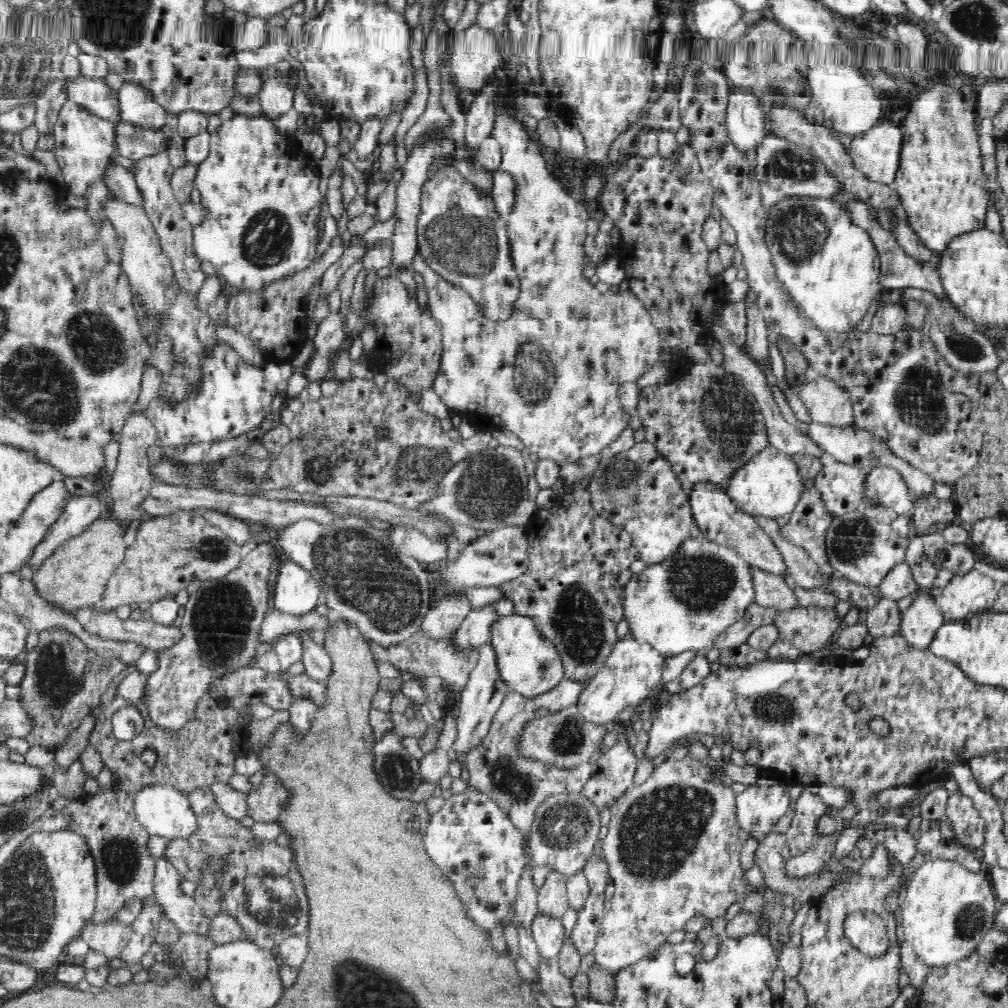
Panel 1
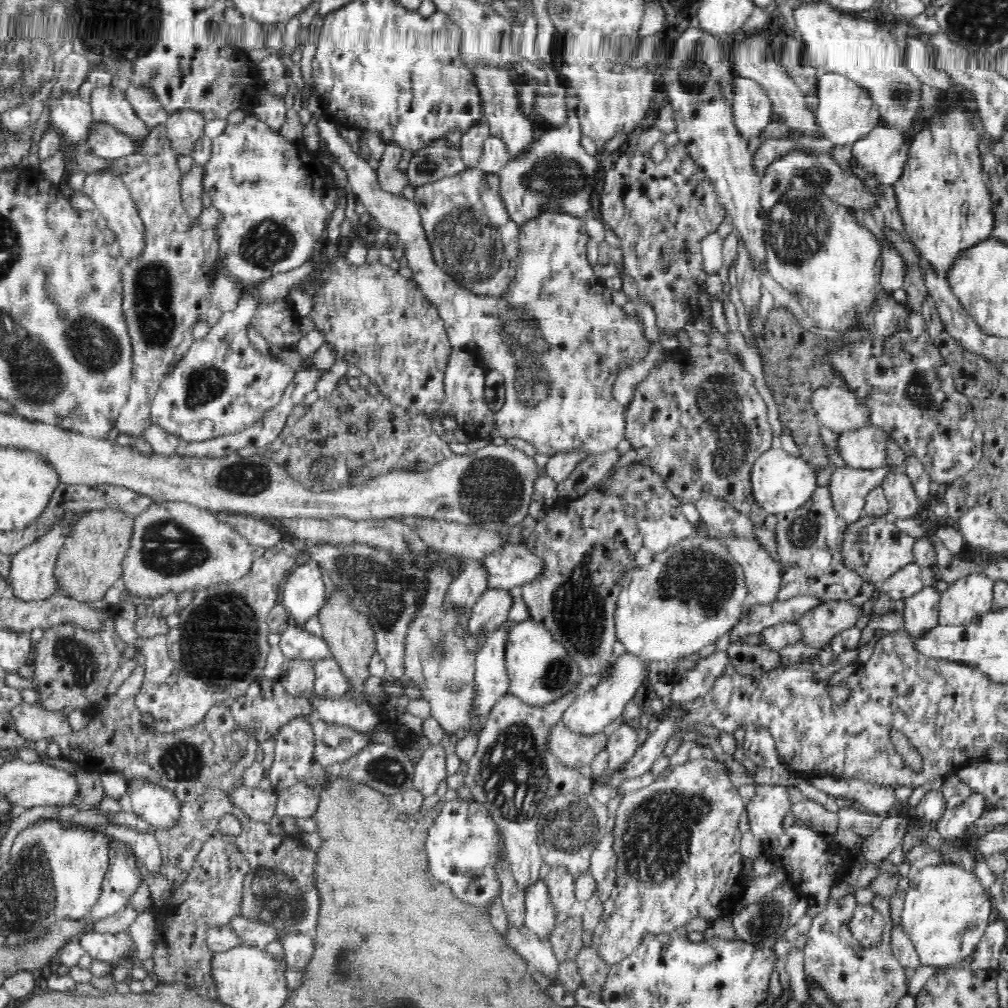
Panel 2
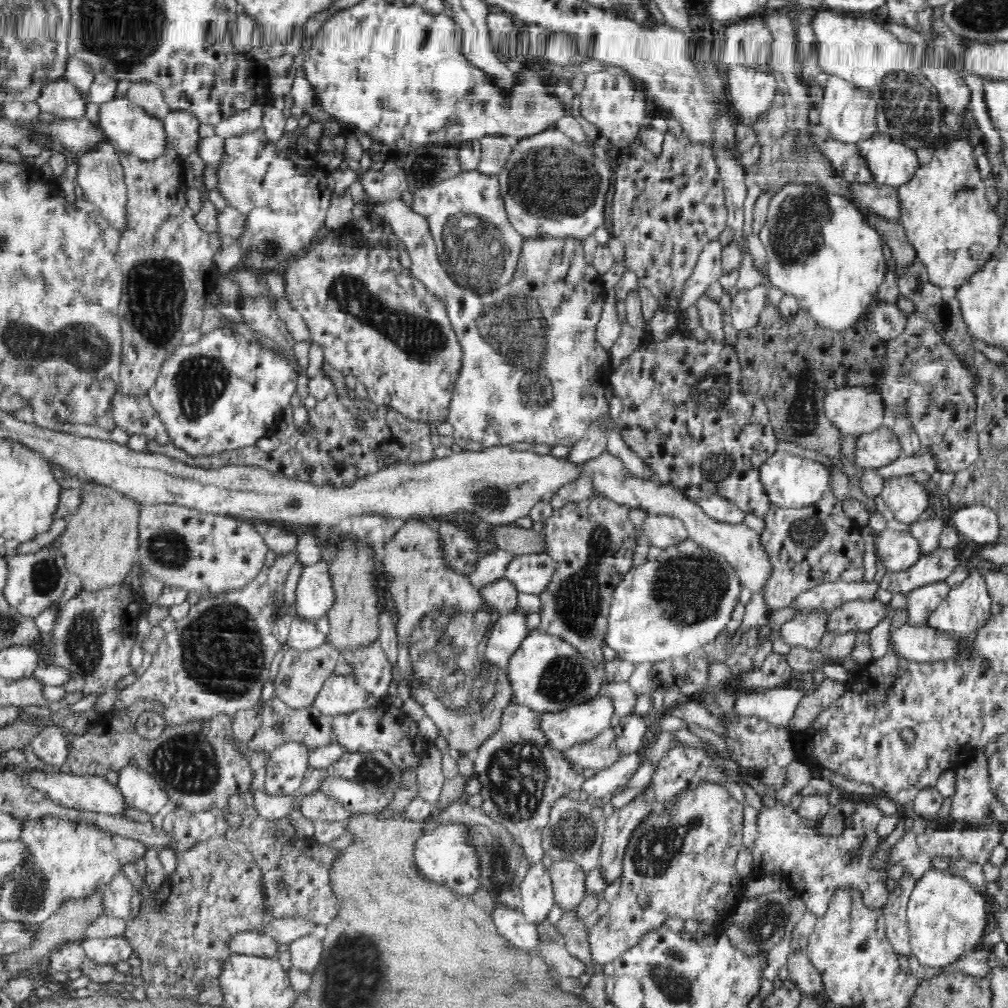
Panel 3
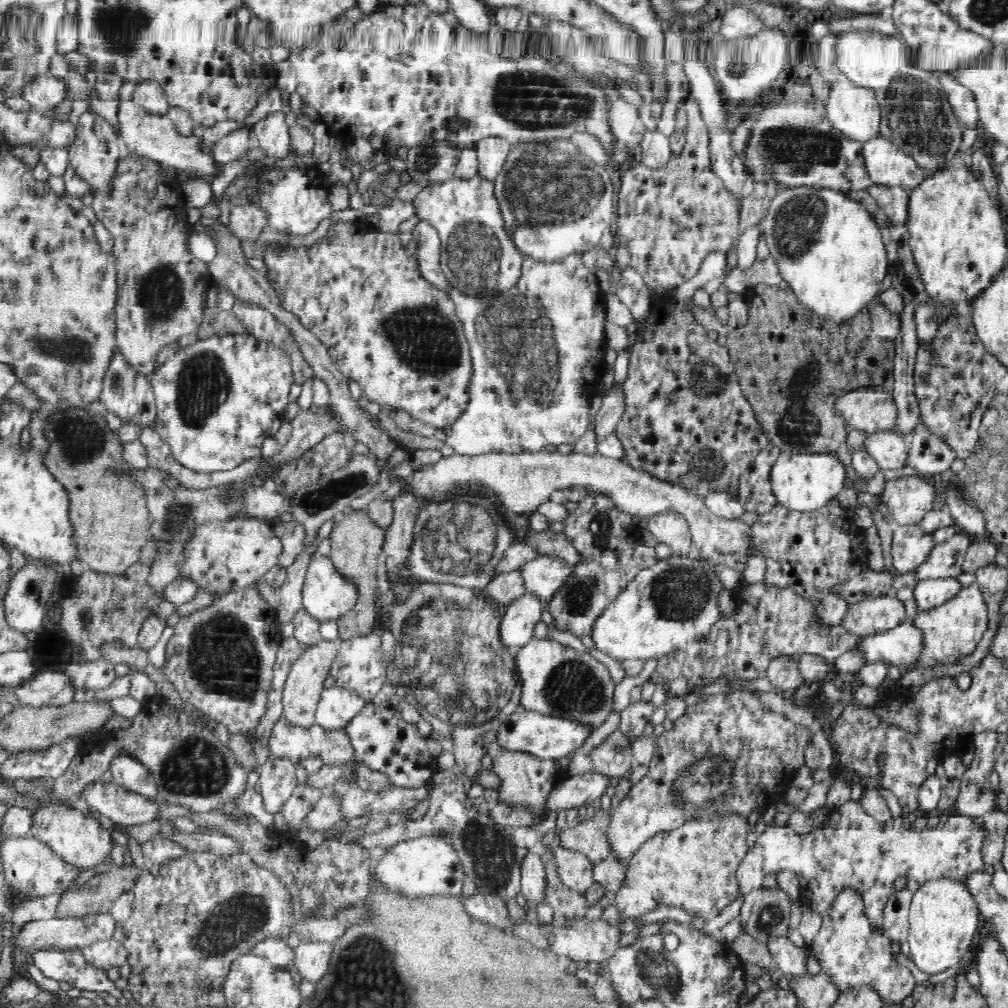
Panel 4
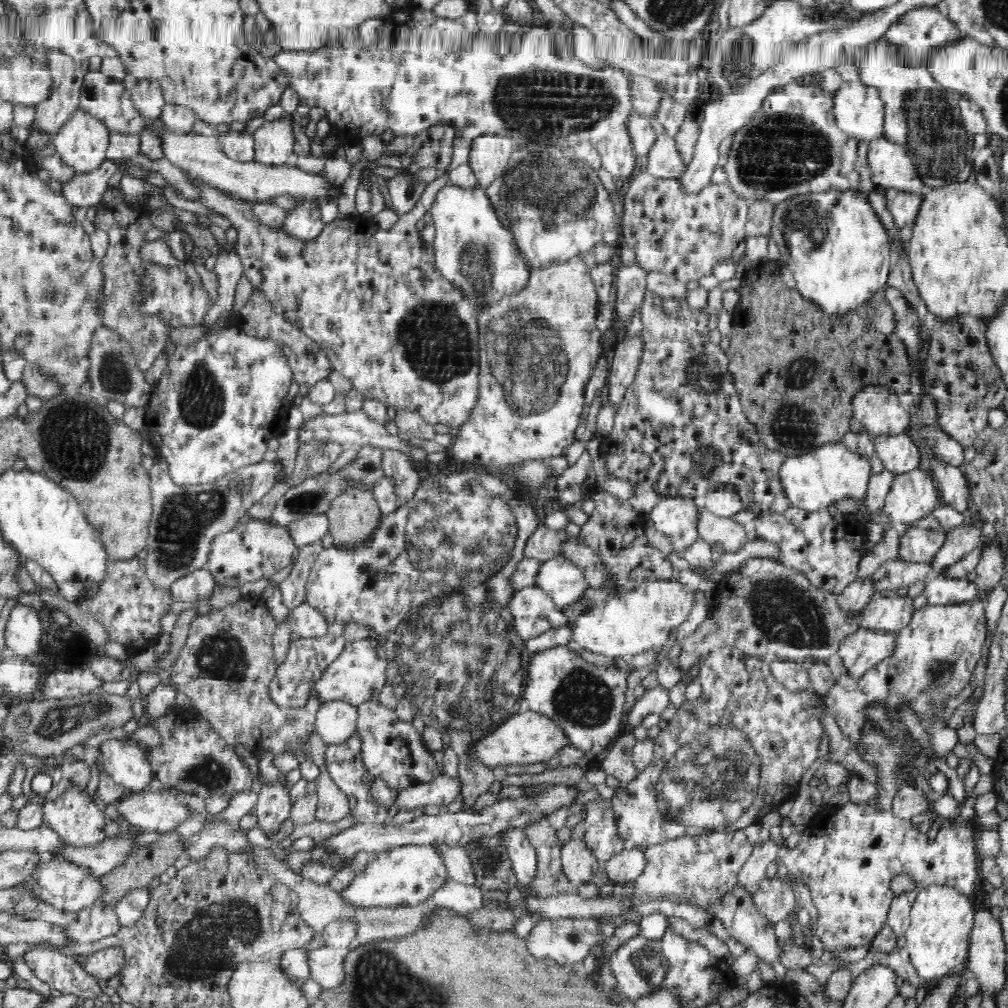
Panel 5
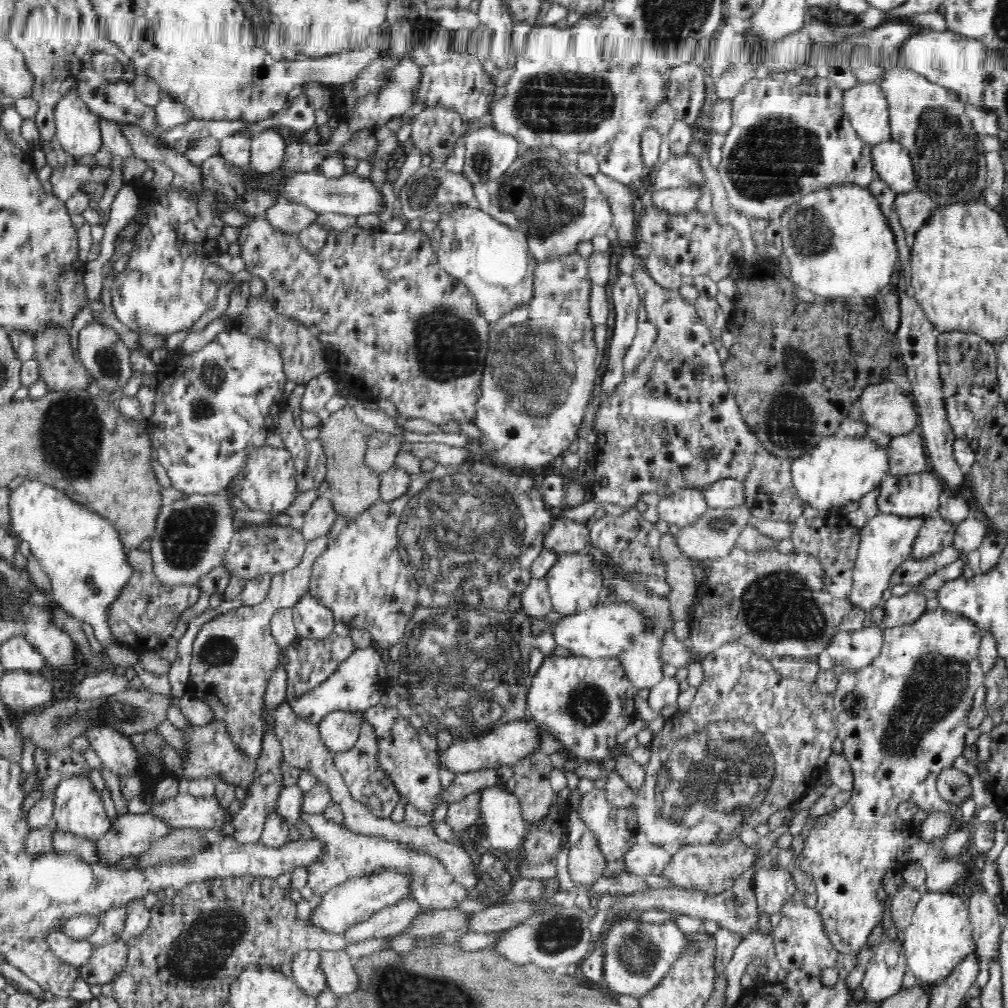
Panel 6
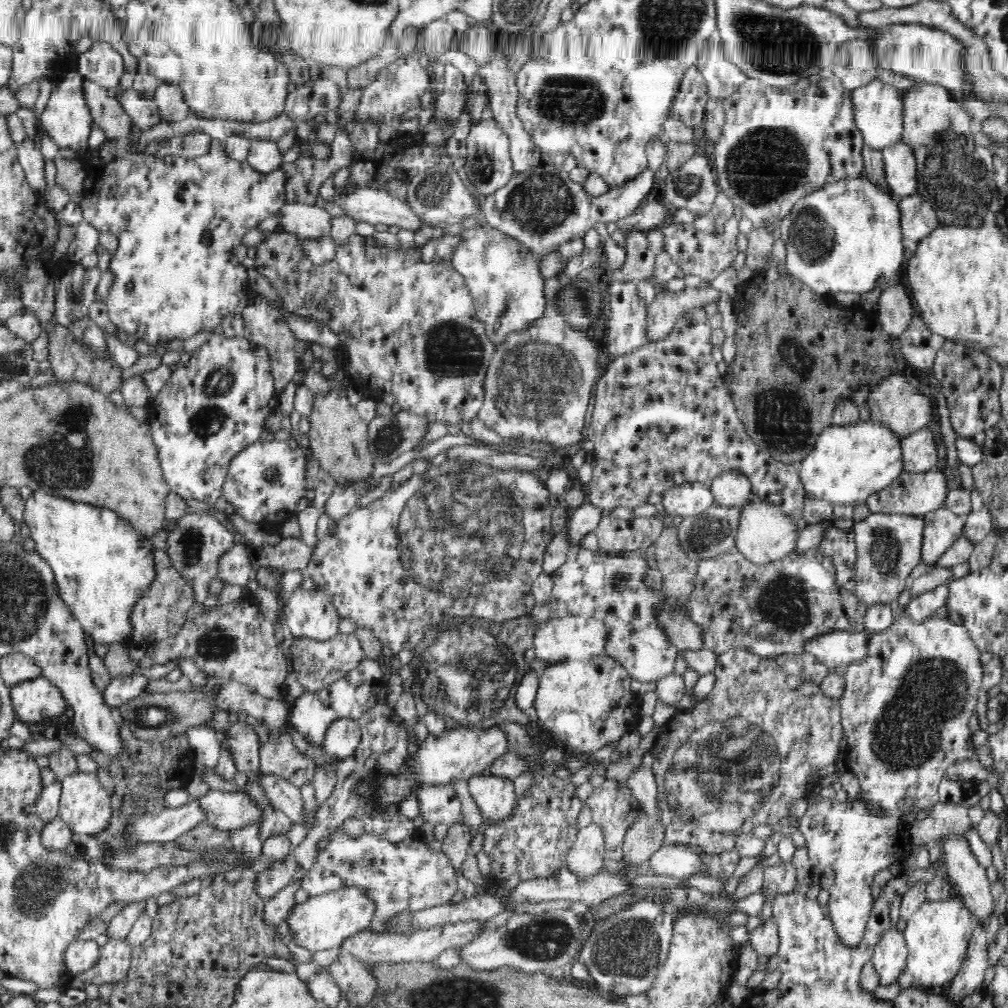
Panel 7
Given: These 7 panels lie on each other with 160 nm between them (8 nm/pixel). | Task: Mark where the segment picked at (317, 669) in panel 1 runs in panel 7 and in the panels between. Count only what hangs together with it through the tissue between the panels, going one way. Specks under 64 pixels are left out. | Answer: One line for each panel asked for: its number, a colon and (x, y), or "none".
2: (329, 680)
3: (340, 694)
4: (337, 705)
5: (336, 719)
6: (339, 730)
7: (341, 738)

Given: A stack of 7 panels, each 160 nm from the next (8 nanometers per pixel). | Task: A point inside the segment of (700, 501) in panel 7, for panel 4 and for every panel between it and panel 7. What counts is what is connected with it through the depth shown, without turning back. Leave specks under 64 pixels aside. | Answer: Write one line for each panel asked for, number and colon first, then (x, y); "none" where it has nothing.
4: (668, 529)
5: (676, 517)
6: (681, 508)

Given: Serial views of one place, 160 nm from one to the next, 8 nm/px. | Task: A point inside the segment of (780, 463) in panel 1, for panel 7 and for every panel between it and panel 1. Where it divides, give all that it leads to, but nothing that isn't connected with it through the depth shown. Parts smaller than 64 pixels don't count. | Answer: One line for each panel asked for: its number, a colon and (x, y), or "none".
2: (781, 482)
3: (789, 481)
4: (802, 482)
5: (811, 482)
6: (839, 470)
7: (848, 464)

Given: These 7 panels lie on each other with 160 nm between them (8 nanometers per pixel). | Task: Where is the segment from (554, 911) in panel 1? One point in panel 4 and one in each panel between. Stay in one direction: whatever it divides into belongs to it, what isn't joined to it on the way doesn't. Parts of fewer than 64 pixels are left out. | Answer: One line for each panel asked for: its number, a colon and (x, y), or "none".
2: (560, 884)
3: (567, 878)
4: (574, 870)

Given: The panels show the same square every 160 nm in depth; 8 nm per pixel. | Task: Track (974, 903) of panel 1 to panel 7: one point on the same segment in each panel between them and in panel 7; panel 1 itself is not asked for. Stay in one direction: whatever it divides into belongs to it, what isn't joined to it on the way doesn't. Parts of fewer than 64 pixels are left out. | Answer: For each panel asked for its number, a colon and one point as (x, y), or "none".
2: (946, 912)
3: (946, 914)
4: (944, 916)
5: (942, 918)
6: (939, 937)
7: (937, 936)

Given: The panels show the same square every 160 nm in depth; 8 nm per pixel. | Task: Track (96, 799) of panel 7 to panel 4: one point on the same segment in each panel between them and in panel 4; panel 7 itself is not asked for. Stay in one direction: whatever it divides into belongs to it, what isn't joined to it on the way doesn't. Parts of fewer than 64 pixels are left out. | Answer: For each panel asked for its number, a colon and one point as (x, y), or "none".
4: (74, 835)
5: (74, 817)
6: (78, 809)

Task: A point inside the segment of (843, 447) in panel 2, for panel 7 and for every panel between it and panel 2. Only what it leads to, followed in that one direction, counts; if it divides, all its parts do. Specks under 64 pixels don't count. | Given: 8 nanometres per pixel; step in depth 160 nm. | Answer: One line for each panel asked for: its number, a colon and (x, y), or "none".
3: (873, 450)
4: (889, 450)
5: (898, 454)
6: (906, 454)
7: (919, 454)

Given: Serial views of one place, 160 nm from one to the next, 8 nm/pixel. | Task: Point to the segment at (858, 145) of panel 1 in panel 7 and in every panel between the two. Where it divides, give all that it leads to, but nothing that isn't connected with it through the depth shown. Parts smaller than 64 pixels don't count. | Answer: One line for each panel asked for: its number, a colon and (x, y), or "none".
2: (881, 154)
3: (891, 163)
4: (887, 164)
5: (888, 162)
6: (891, 161)
7: (900, 168)

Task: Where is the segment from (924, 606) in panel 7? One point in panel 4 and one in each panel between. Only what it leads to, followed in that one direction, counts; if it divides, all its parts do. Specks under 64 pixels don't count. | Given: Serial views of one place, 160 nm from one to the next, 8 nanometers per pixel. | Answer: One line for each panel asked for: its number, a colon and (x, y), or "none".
4: (868, 617)
5: (890, 614)
6: (899, 610)

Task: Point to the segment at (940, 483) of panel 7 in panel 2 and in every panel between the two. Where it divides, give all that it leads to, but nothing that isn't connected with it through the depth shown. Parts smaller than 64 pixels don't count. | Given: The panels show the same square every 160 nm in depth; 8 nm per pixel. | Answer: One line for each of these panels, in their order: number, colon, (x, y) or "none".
2: (896, 486)
3: (908, 500)
4: (908, 498)
5: (913, 495)
6: (916, 495)

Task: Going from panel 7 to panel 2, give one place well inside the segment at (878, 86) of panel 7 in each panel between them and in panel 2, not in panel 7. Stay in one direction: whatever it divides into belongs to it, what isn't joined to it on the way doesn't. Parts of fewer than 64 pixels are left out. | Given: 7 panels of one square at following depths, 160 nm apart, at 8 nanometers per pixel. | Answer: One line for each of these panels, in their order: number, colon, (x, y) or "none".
2: (846, 112)
3: (849, 114)
4: (854, 111)
5: (859, 111)
6: (865, 106)

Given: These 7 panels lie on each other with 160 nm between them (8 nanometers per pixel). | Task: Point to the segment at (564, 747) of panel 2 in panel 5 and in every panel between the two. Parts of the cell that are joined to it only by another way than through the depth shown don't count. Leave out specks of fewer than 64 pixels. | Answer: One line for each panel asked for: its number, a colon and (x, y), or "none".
3: (598, 753)
4: (612, 757)
5: (617, 762)

